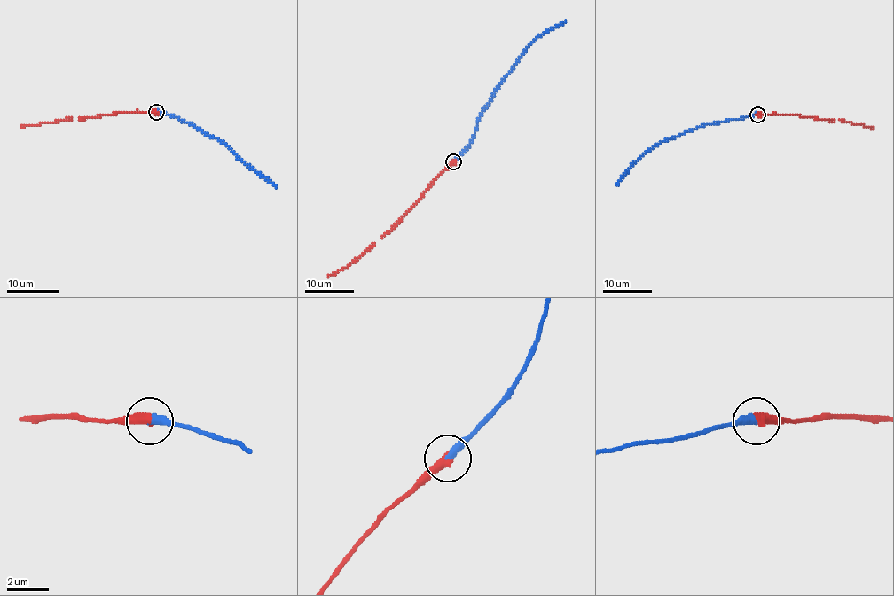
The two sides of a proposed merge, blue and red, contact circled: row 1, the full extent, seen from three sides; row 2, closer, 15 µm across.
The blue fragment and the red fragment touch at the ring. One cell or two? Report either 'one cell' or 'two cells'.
one cell

